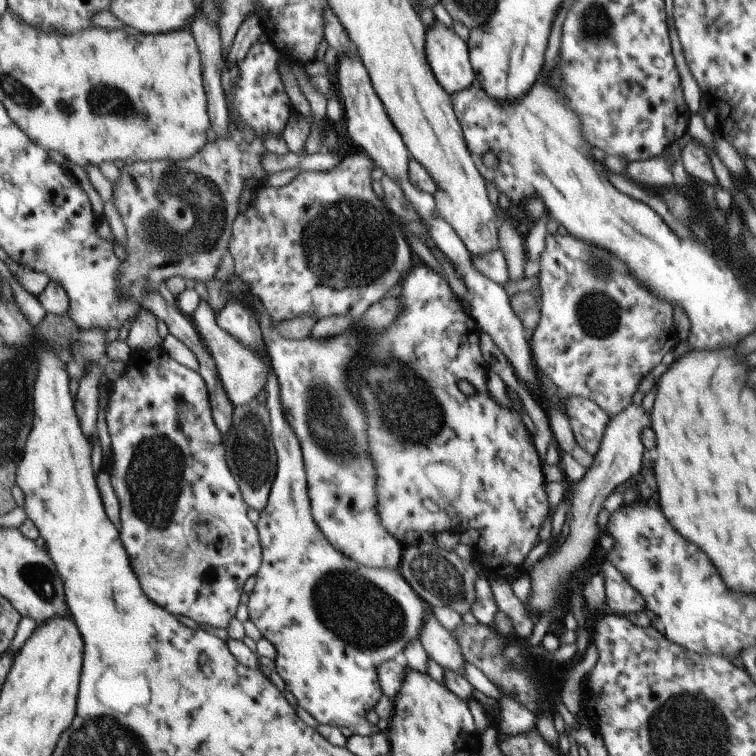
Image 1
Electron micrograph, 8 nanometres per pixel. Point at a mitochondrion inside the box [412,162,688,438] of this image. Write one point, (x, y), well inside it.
(598, 312)

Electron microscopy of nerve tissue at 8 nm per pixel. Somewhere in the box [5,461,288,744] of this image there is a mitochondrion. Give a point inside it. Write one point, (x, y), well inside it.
(34, 574)

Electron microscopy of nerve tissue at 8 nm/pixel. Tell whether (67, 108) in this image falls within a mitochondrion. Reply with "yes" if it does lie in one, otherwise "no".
yes

